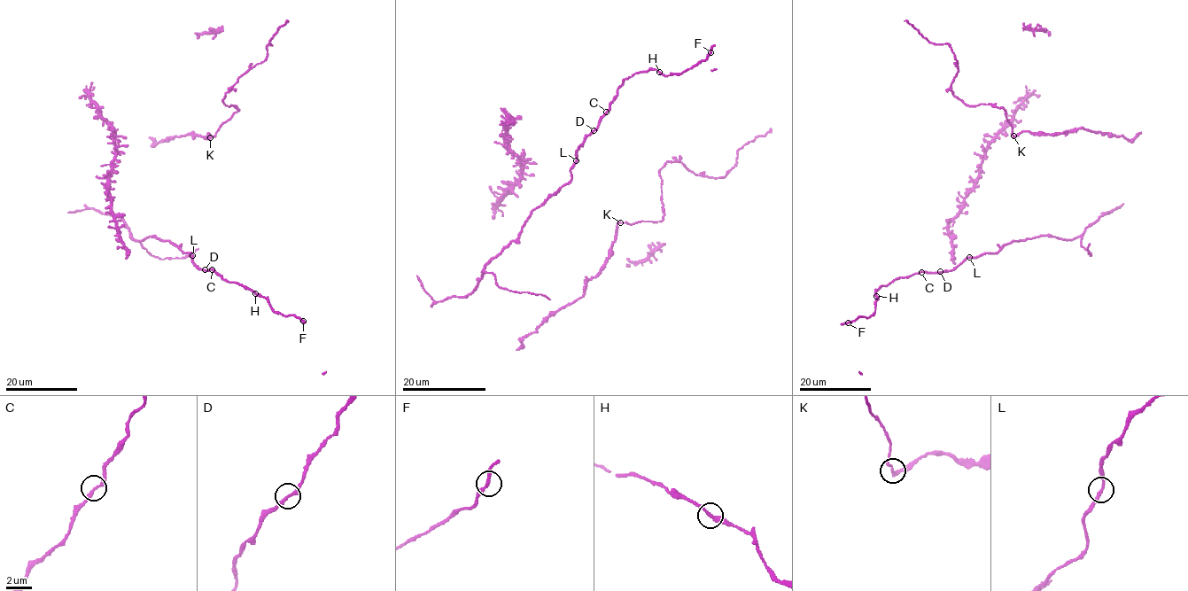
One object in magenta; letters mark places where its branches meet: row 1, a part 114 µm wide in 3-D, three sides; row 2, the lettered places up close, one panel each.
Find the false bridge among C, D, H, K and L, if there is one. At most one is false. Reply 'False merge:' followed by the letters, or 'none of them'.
False merge: none of them

